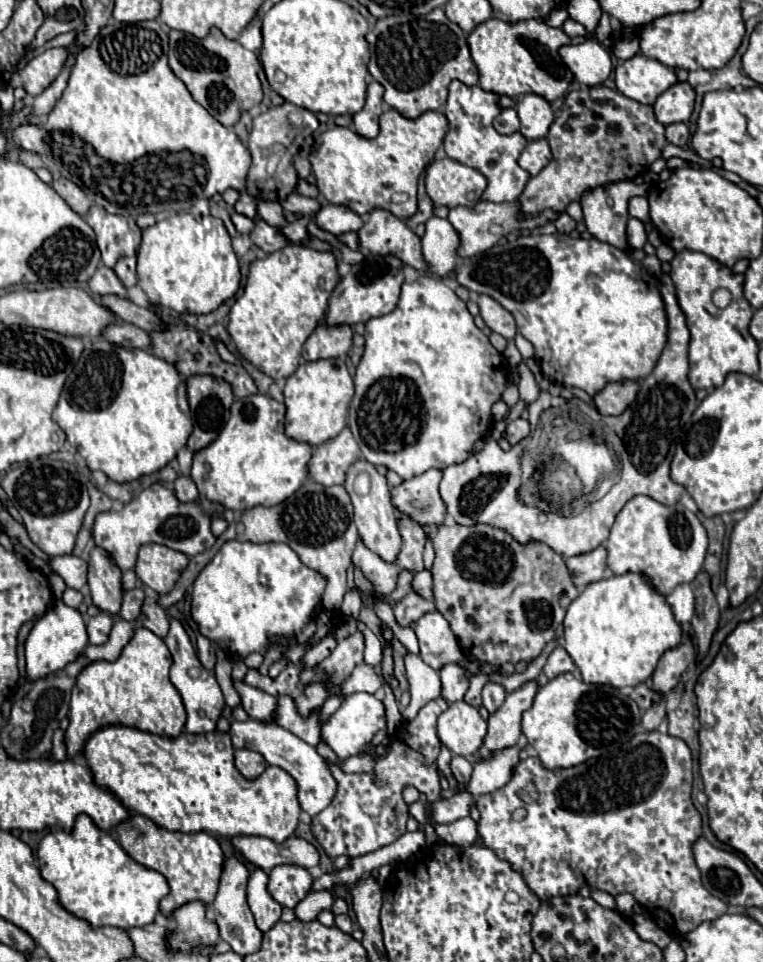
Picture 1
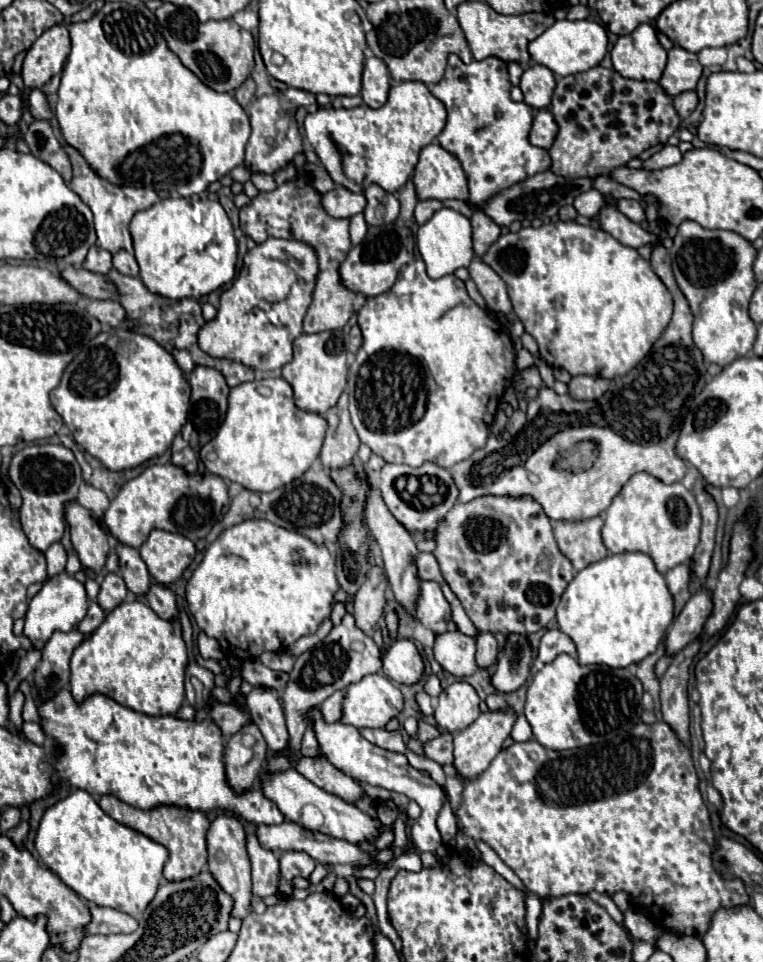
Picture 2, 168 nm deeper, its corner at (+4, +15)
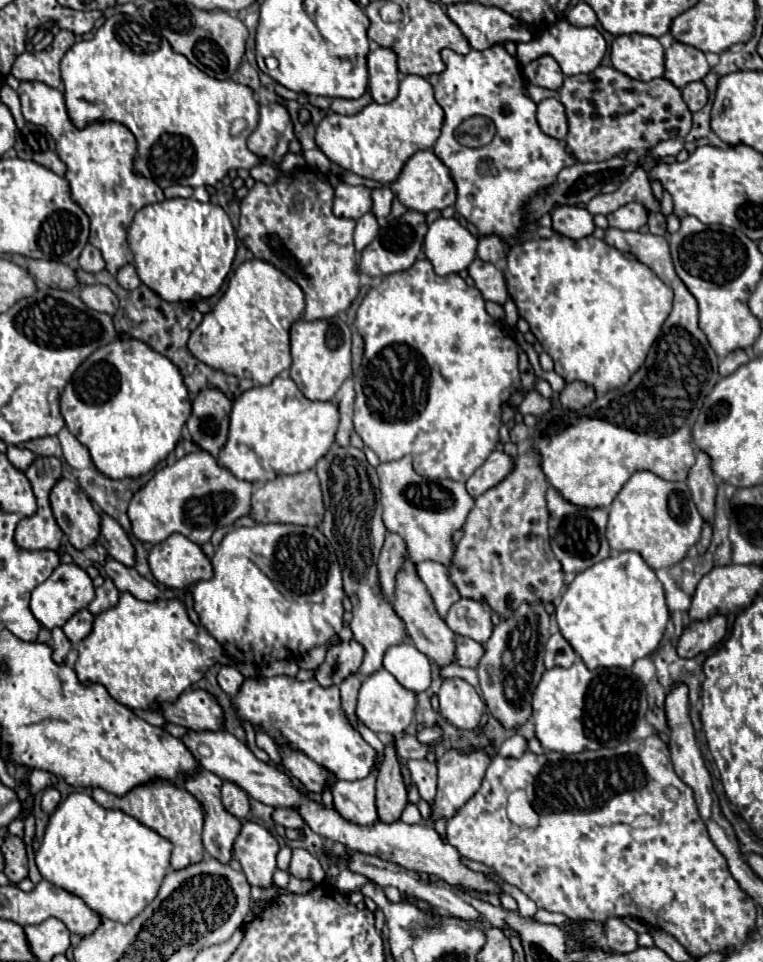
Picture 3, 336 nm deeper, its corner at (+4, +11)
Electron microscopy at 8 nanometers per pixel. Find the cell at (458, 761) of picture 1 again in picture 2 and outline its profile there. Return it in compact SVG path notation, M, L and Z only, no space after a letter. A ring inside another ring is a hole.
M444 732L436 740L430 740L424 744L424 752L430 760L438 762L440 766L452 764L452 734Z

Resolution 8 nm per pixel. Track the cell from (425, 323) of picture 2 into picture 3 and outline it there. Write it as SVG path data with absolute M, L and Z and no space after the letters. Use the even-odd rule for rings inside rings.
M426 258L416 260L416 264L412 268L408 268L408 270L404 270L404 272L384 276L364 296L364 300L362 300L362 304L360 304L358 312L356 312L356 328L358 328L360 336L364 338L366 352L364 352L360 372L358 372L358 376L354 376L354 388L356 388L354 428L356 428L358 436L364 440L364 444L370 446L378 454L380 462L390 462L390 460L400 460L404 456L412 456L414 470L420 476L450 478L450 480L466 482L468 476L472 476L472 472L476 468L480 468L480 464L484 464L484 460L496 448L498 428L502 424L502 404L506 400L510 400L510 396L520 388L520 372L518 372L518 352L520 352L520 348L514 342L514 338L510 336L508 328L502 322L494 320L486 312L484 304L486 302L484 302L484 298L482 298L482 294L480 294L480 290L476 286L468 286L458 274L438 276L434 272L430 260L426 260Z

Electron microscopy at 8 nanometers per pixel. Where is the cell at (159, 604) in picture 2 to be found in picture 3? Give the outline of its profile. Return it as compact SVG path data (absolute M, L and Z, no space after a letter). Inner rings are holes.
M108 556L104 570L114 580L114 584L120 592L130 592L132 596L136 596L140 600L150 600L150 602L160 596L160 590L152 582L142 578L136 572L136 568L128 568L128 566L124 566L124 564L120 564Z

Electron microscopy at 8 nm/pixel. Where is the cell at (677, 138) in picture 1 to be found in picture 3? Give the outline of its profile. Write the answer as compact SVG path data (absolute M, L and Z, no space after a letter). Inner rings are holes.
M692 82L692 84L686 84L682 88L682 96L684 96L684 102L688 104L688 108L692 112L698 112L706 102L708 102L708 90L704 86L704 82Z

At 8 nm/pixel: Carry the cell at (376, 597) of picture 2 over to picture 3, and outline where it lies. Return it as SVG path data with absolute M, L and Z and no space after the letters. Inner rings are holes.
M390 532L386 536L386 542L382 546L380 552L380 560L378 560L378 572L380 572L380 586L384 596L388 598L390 594L394 594L394 586L396 586L396 574L400 572L404 558L406 558L408 550L404 540L400 540L400 536L396 536L394 532Z

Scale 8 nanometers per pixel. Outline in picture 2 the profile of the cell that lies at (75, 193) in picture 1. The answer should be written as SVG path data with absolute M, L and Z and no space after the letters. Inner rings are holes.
M50 120L32 122L24 138L26 138L26 144L28 144L30 152L36 158L40 158L48 166L52 166L66 182L72 180L70 158L68 158L64 146L60 144L60 140L56 136L56 130L54 130Z

